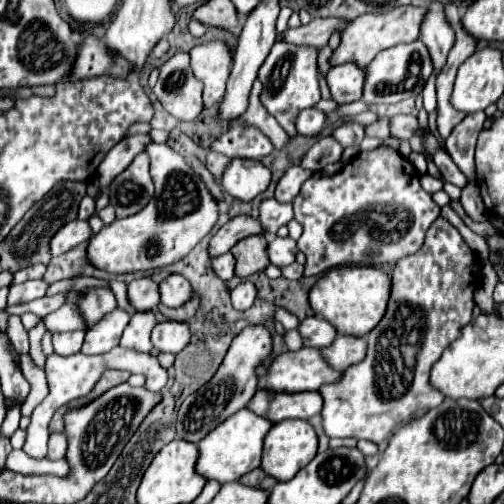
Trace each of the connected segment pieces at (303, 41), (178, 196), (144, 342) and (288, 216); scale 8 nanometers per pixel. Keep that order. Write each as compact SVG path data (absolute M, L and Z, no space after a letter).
M312 19L308 25L302 25L298 29L286 29L282 33L284 43L292 45L306 45L306 47L322 47L328 43L328 37L332 31L340 31L342 21L330 19Z
M148 143L144 153L150 157L150 175L156 185L156 195L140 213L116 219L112 225L92 235L88 243L90 263L108 273L148 271L176 263L214 229L220 217L220 203L180 153L166 143Z
M152 311L132 315L132 319L126 325L124 335L120 339L120 345L128 347L128 349L134 349L134 351L142 351L142 353L150 351L152 349L150 331L154 329L154 325L156 325L156 319L154 319Z
M264 199L260 203L260 223L264 233L276 235L276 231L282 225L288 225L292 221L292 205L290 203L278 203L274 199Z

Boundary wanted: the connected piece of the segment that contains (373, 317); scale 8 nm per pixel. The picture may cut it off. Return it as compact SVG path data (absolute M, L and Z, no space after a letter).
M342 265L320 275L320 279L308 293L308 303L312 311L332 323L338 333L364 337L378 325L380 315L384 315L388 301L388 285L388 275L376 267Z

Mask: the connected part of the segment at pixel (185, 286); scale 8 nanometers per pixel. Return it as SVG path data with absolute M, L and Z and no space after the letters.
M172 273L164 281L160 281L158 289L160 289L160 301L166 307L180 307L192 295L192 287L190 287L188 279L184 279L182 275L176 275L176 273Z

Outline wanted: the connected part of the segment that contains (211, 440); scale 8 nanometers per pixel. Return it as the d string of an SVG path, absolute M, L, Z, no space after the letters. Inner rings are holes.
M248 407L240 409L238 413L228 417L228 421L224 421L220 427L216 427L212 433L208 433L208 437L204 437L204 441L198 443L200 459L196 463L198 465L196 471L200 475L204 475L206 479L216 479L220 483L238 481L244 473L260 467L264 437L270 431L270 427L272 427L272 423L268 419L256 415Z

